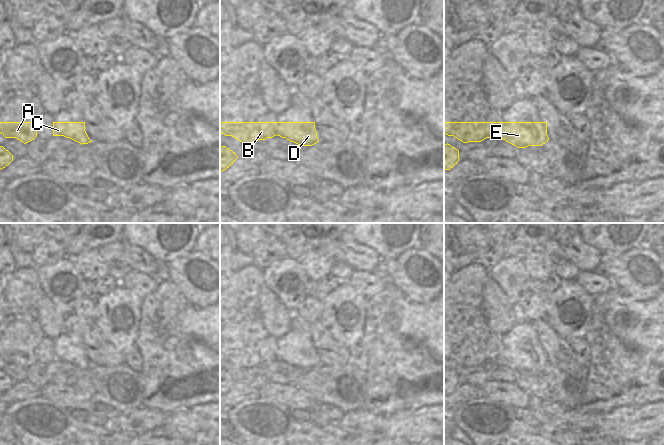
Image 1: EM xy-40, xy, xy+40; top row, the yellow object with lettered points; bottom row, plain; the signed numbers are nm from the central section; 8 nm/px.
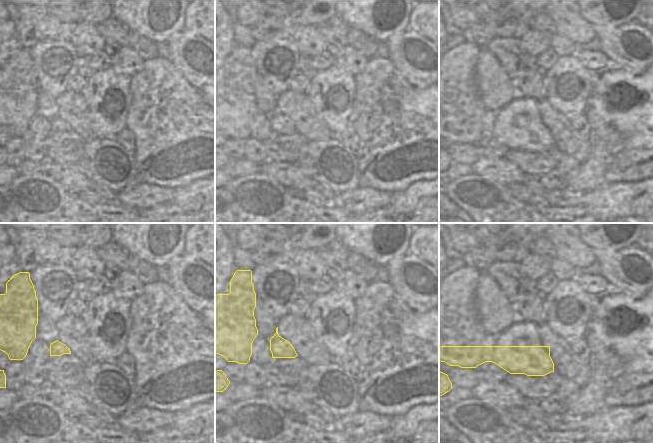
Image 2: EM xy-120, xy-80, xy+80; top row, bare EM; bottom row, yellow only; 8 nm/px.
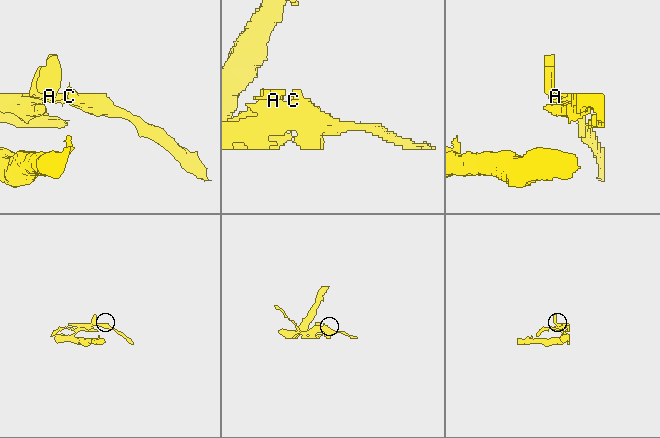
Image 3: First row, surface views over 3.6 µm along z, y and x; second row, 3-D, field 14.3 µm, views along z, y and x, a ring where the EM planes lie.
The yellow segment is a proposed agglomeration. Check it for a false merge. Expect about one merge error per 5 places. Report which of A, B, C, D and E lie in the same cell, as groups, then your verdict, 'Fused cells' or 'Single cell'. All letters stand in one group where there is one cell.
Groups: A B / C D E. Fused cells

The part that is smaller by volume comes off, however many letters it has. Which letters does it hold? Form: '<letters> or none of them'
C, D, E

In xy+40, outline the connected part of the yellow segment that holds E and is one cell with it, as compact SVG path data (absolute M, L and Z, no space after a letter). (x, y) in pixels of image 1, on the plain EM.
M499 346L499 355L492 362L502 362L517 372L542 370L549 364L547 346Z

